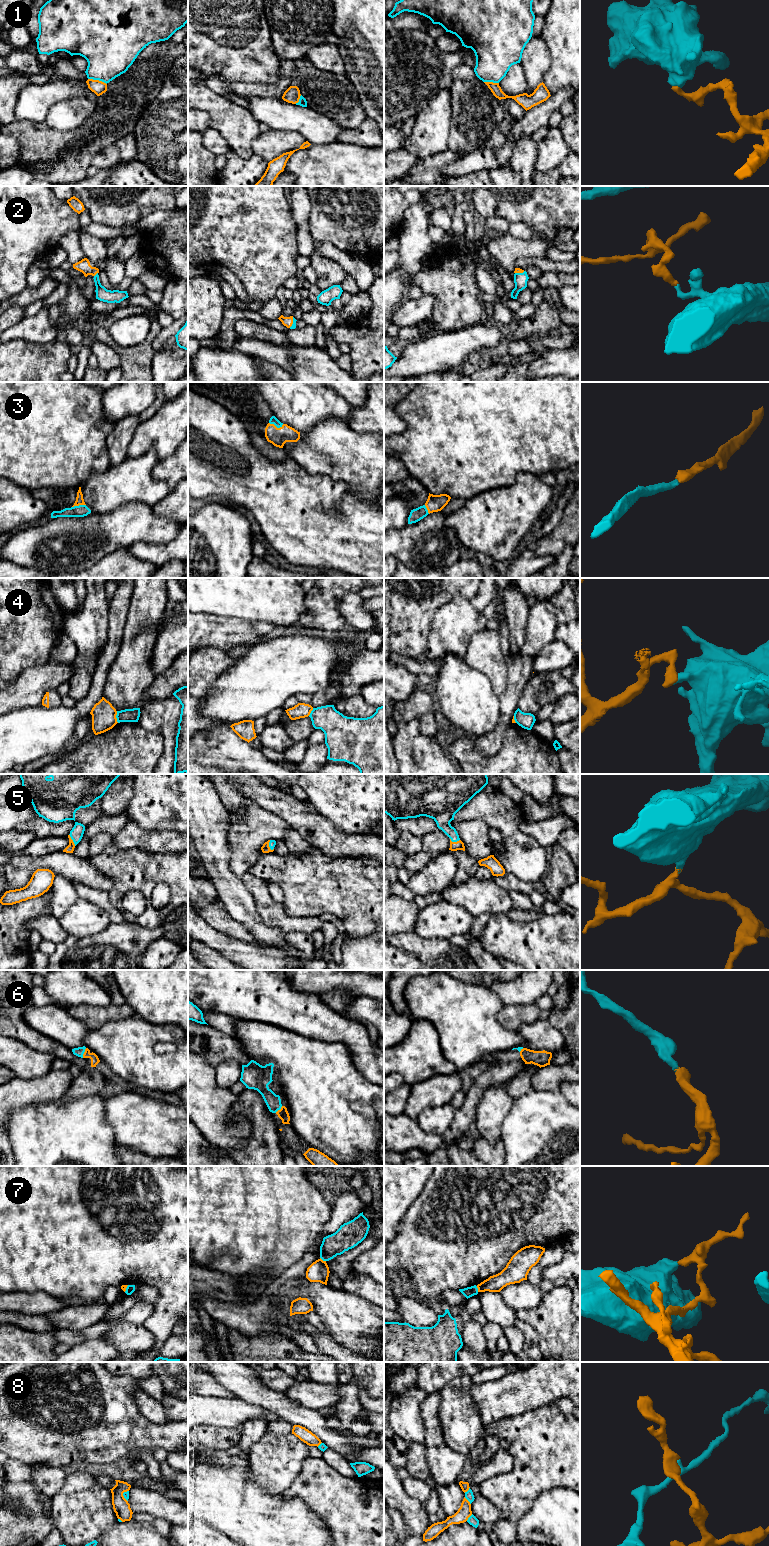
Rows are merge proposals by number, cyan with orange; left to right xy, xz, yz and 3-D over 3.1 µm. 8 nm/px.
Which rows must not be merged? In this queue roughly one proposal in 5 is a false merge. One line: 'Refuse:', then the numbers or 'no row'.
Refuse: 1, 4, 7

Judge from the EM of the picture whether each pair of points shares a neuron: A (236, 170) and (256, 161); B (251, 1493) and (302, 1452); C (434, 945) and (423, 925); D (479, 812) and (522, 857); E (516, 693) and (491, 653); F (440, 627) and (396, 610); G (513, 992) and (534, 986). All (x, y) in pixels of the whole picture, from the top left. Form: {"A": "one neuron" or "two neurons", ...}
{"A": "one neuron", "B": "two neurons", "C": "two neurons", "D": "one neuron", "E": "two neurons", "F": "two neurons", "G": "one neuron"}

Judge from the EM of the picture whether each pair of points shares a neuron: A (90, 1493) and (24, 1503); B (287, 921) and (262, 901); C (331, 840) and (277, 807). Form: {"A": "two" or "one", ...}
{"A": "two", "B": "one", "C": "one"}

